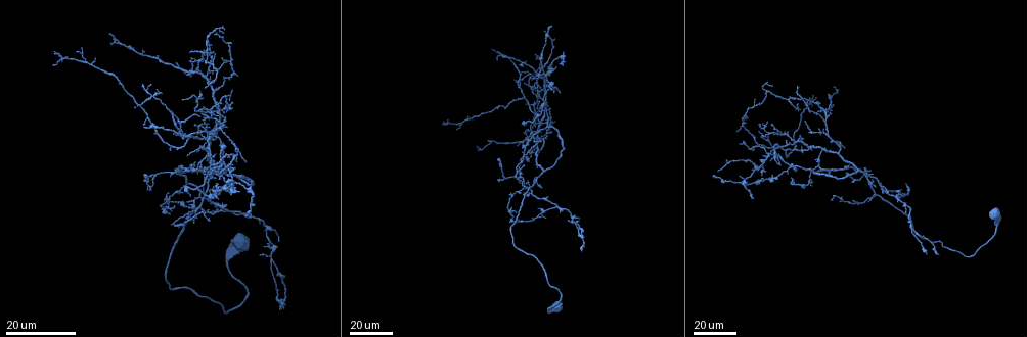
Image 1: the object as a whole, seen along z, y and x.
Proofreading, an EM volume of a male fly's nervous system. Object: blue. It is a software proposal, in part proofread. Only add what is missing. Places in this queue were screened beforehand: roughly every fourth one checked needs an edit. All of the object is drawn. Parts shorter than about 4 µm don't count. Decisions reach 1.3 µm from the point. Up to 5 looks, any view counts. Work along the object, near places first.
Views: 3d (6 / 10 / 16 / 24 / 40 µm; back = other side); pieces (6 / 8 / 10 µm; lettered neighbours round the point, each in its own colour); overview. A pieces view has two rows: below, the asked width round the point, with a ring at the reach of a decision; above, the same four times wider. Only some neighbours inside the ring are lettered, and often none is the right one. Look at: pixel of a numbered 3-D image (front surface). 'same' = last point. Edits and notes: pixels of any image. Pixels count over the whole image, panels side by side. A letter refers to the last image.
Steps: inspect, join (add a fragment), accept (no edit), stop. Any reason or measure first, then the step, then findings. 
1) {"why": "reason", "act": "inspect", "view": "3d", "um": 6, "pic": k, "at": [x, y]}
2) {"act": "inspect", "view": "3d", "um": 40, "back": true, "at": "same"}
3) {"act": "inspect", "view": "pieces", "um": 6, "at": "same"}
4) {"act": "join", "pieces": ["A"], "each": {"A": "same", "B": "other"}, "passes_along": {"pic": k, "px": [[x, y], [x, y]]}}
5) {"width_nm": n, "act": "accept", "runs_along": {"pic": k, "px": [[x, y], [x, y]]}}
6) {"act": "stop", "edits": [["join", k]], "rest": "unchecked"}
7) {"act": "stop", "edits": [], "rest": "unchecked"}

{"why": "free end", "act": "inspect", "view": "3d", "um": 24, "pic": 1, "at": [801, 134]}

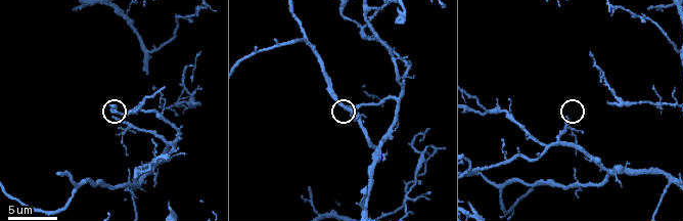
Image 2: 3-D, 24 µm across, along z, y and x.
{"act": "inspect", "view": "pieces", "um": 6, "pic": 2, "at": [114, 116]}

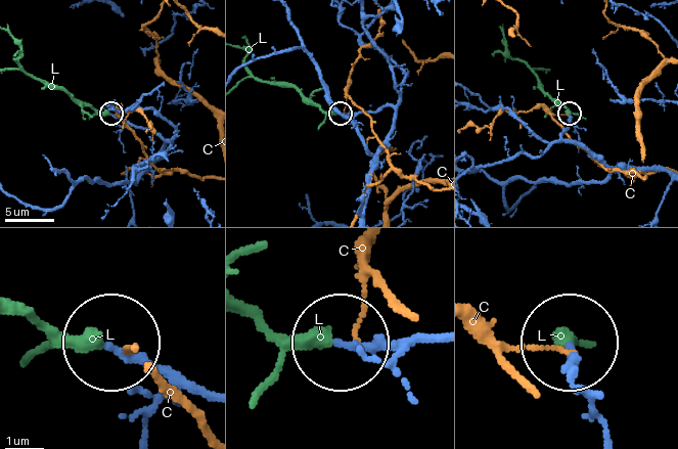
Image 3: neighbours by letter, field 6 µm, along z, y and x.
{"act": "join", "pieces": ["L"], "each": {"C": "other", "L": "same"}, "passes_along": {"pic": 3, "px": [[425, 339], [288, 342], [250, 316]]}, "found": "the neuron continues"}

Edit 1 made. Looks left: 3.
{"act": "inspect", "view": "overview"}

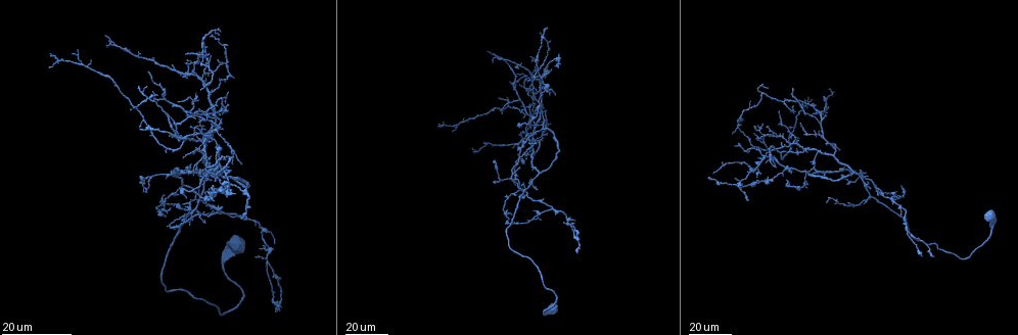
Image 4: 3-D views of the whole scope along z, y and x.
{"why": "thin end", "act": "inspect", "view": "3d", "um": 40, "pic": 4, "at": [804, 132]}

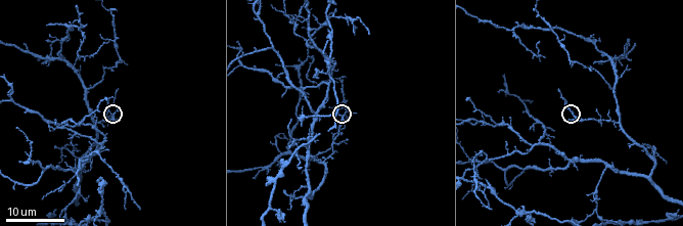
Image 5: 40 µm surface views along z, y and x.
{"why": "see the neighbours", "act": "inspect", "view": "pieces", "um": 6, "pic": 5, "at": [114, 118]}

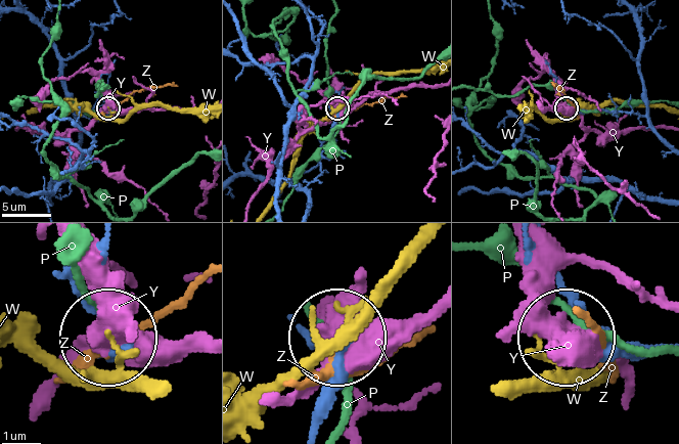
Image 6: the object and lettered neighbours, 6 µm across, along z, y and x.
{"act": "accept", "each": {"P": "other", "W": "other", "Y": "other", "Z": "other"}, "found": "no lettered fragment goes on from it"}

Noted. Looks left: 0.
{"act": "stop", "edits": [["join", 3]], "rest": "unchecked"}

